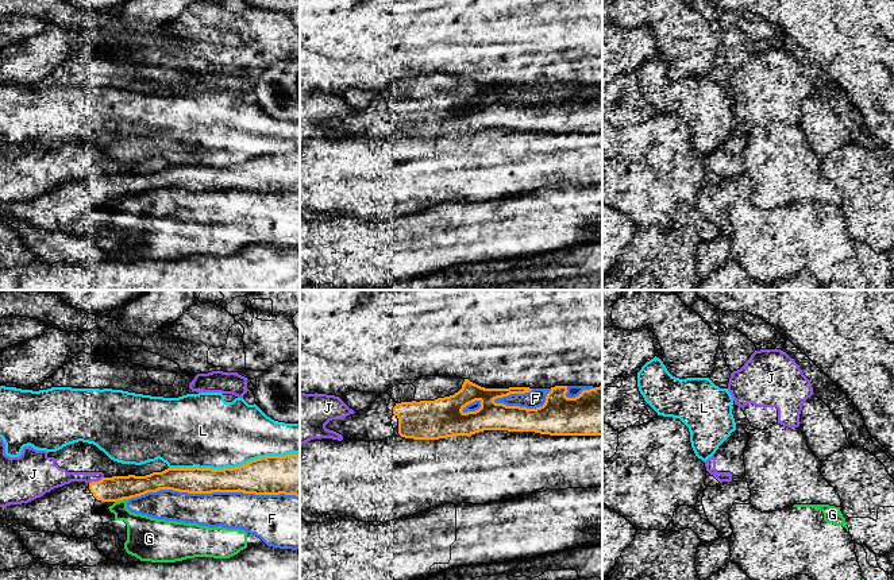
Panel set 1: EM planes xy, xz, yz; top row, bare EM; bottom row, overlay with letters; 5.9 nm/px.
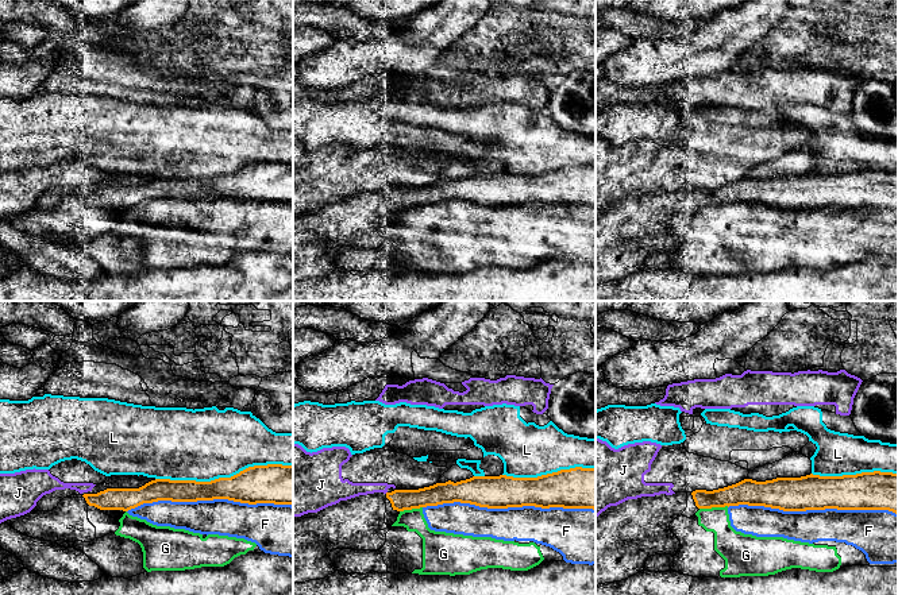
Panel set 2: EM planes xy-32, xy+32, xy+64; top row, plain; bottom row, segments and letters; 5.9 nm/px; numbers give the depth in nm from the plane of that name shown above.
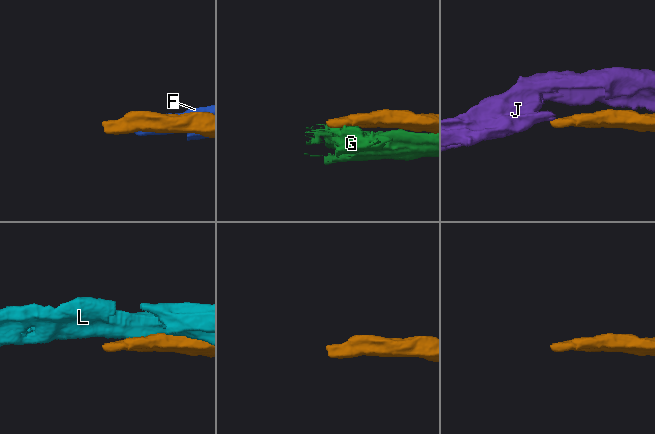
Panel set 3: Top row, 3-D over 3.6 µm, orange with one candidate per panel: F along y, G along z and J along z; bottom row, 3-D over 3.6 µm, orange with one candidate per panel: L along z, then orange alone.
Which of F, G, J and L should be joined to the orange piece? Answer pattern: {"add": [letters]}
{"add": []}

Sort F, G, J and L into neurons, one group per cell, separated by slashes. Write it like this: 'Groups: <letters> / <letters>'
Groups: F G / J / L

